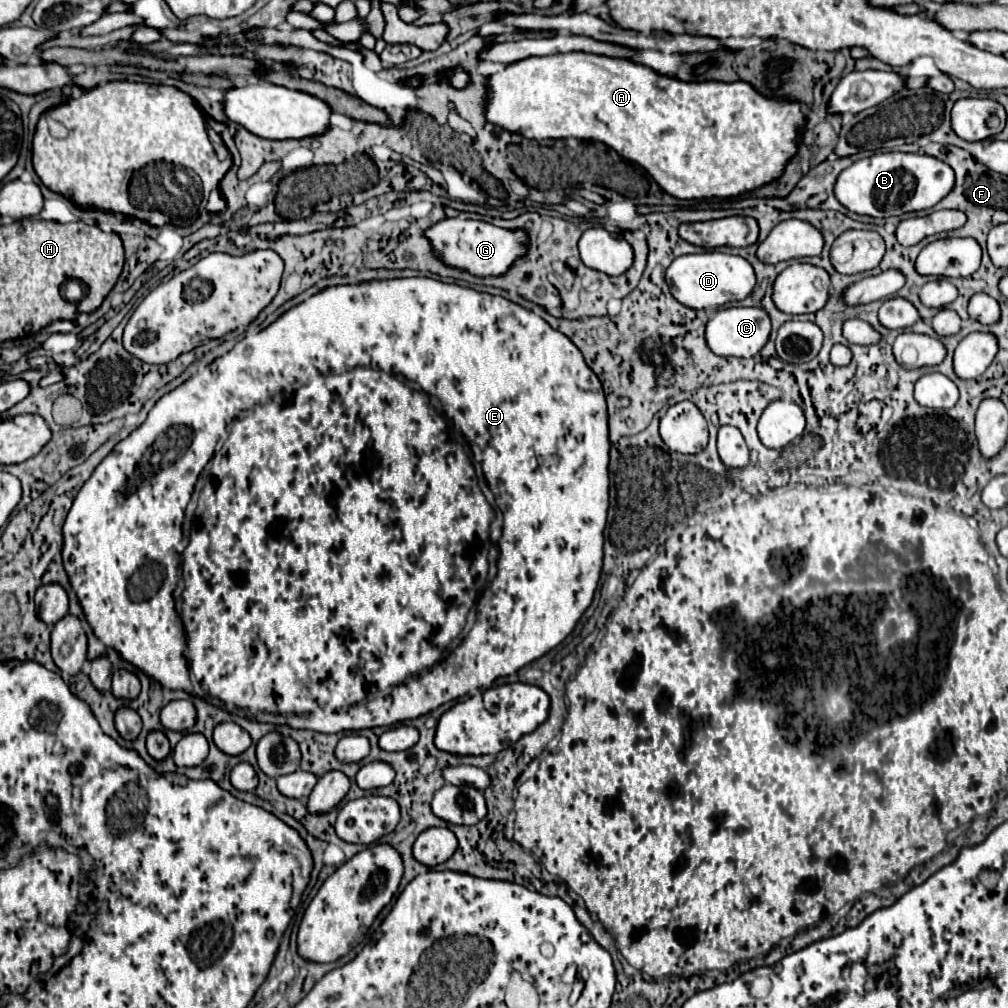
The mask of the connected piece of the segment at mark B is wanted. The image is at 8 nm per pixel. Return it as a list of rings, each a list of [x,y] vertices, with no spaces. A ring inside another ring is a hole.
[[[886,152],[862,158],[842,170],[834,194],[850,212],[874,218],[902,216],[936,206],[954,188],[954,170],[934,156]]]

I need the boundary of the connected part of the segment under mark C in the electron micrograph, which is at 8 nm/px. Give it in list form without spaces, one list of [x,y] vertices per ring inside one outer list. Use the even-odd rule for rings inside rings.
[[[724,308],[718,310],[706,324],[708,348],[718,356],[756,356],[770,336],[770,318],[760,308]]]

